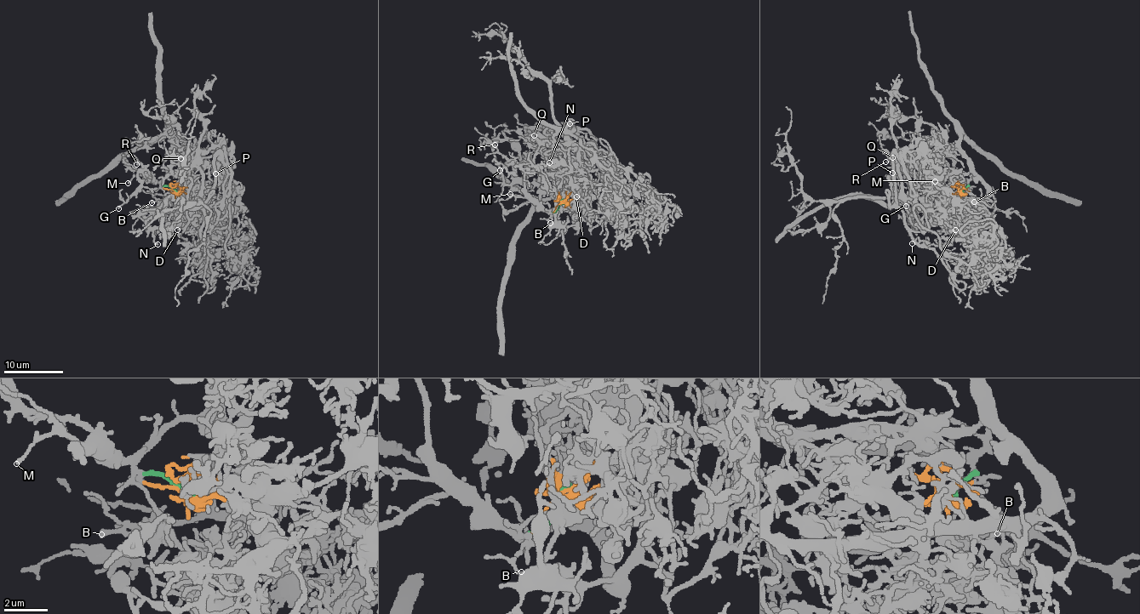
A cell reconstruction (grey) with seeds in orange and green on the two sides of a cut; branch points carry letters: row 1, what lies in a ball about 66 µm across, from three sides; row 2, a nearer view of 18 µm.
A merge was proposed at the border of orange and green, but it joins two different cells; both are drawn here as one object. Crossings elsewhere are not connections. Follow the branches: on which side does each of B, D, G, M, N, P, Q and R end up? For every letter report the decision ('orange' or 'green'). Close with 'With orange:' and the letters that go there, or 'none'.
B: orange
D: orange
G: green
M: green
N: orange
P: orange
Q: orange
R: green
With orange: B, D, N, P, Q

